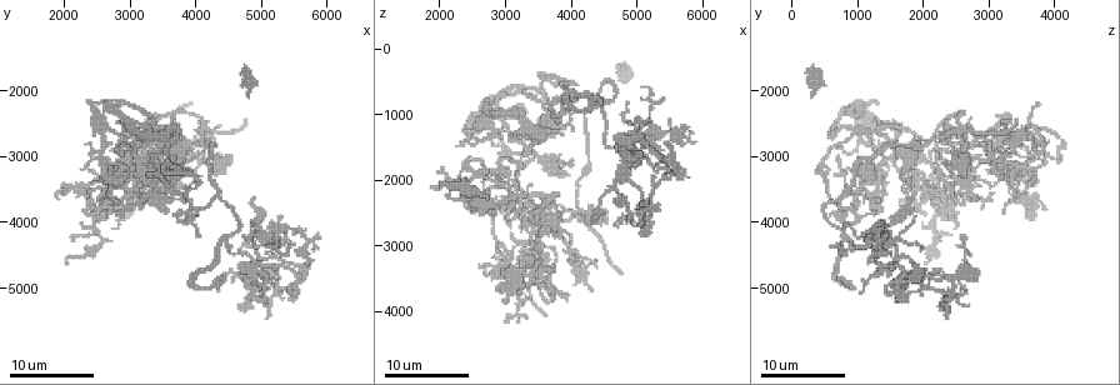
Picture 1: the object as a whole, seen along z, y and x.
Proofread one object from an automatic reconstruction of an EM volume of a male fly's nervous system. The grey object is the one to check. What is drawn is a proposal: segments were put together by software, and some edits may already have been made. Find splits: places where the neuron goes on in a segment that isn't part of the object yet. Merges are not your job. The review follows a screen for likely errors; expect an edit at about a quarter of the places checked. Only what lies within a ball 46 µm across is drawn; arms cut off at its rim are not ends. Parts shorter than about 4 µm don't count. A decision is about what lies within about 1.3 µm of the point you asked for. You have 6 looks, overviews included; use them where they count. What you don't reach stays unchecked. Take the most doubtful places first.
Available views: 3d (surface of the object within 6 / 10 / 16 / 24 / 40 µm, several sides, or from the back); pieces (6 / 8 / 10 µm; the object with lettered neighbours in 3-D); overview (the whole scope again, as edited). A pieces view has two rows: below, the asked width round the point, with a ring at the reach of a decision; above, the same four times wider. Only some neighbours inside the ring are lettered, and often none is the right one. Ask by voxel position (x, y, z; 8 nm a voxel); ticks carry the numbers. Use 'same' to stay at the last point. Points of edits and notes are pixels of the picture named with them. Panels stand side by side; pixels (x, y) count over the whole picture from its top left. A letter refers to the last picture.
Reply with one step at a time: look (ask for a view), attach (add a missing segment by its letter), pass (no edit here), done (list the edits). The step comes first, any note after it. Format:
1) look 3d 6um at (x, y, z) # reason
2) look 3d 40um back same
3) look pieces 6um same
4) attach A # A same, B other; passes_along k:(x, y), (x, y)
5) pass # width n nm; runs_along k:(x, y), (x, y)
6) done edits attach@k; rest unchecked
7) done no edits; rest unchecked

look 3d 24um at (3450, 3700, 2600) # an open end

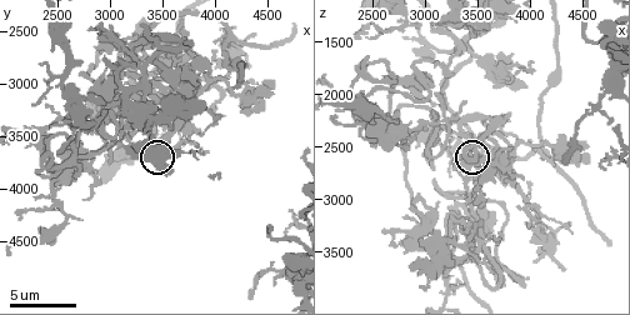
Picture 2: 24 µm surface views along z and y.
look pieces 8um same # what lies round it

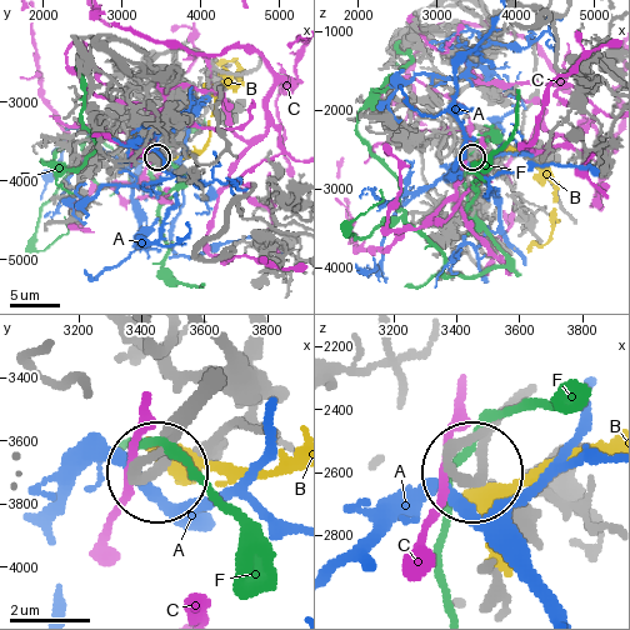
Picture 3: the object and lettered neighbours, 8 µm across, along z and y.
pass # A other, B other, C other, F other; runs_along 3:(500, 421), (470, 473); no lettered segment goes on from it

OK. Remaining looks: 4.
look pieces 8um at (2660, 3860, 1840) # an open end

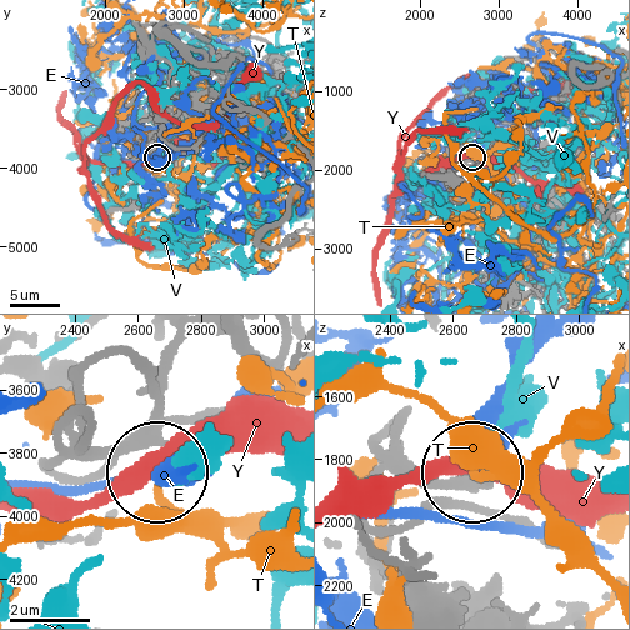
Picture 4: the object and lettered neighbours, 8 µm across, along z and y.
pass # E other, T other, V other, Y other; none of them fits

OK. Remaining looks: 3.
look pieces 10um at (2120, 4260, 2220) # free end

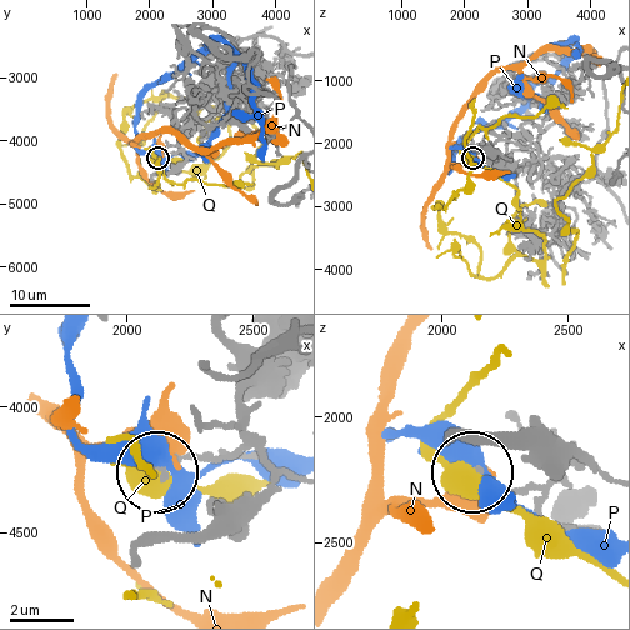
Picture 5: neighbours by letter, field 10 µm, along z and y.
pass # width 230 nm; N other, P other, Q other; no lettered segment goes on from it

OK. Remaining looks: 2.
done no edits; rest unchecked

